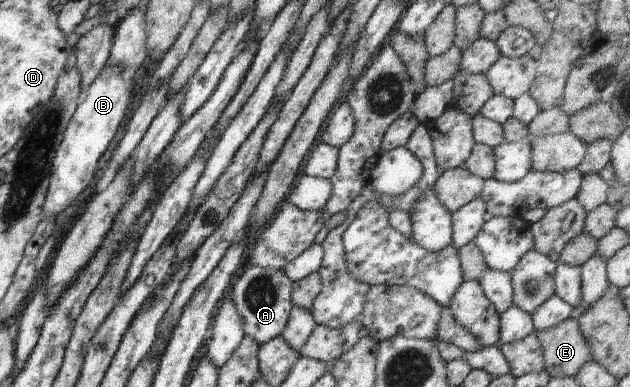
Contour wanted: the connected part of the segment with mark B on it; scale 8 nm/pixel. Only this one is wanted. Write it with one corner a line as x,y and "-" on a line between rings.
108,62
98,78
84,92
51,166
49,188
43,205
46,216
58,217
58,214
66,210
72,201
90,186
98,161
110,146
116,132
119,132
118,128
124,120
132,92
132,82
125,82
121,72
119,67

